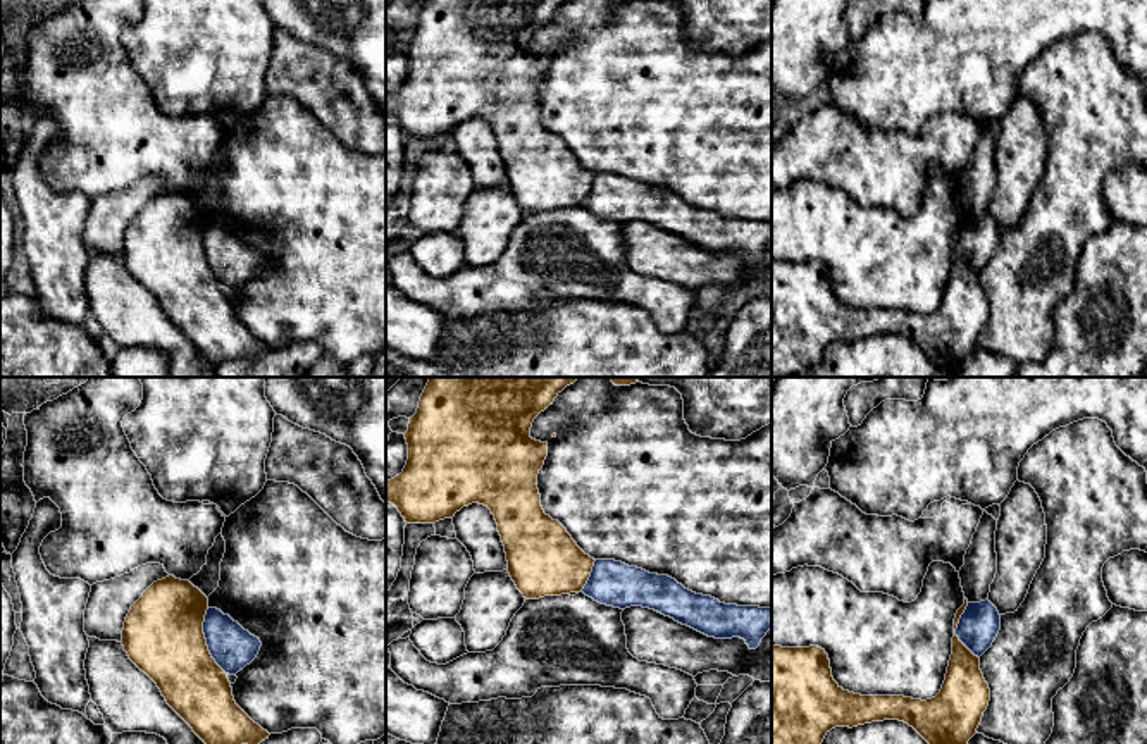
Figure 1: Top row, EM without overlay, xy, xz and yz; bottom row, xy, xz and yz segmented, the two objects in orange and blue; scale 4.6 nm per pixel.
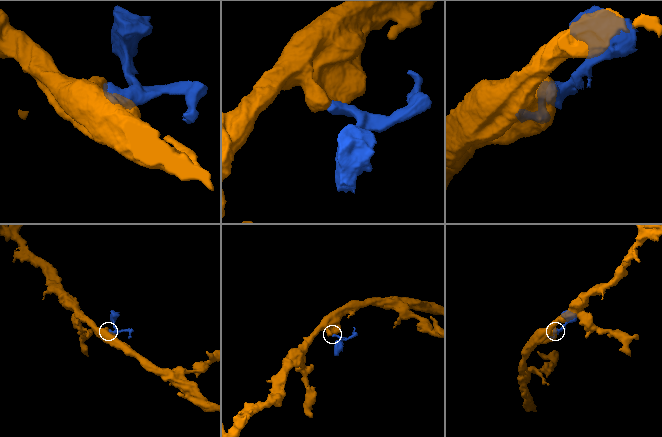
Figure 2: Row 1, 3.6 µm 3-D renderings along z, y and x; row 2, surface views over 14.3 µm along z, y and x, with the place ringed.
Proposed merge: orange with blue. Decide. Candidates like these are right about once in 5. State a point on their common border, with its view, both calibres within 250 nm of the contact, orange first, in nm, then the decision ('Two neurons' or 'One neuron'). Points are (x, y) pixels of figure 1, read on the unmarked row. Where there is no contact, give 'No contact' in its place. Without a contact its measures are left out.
Touches orange at xy (205, 255). Thickness 380 nm (orange) against 200 nm. Two neurons

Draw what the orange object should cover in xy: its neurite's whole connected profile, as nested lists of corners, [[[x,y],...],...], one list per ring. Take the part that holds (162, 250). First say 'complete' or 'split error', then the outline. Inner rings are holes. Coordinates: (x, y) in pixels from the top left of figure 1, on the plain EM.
complete; [[[169,189],[153,196],[131,220],[122,245],[129,274],[160,303],[167,319],[212,363],[258,360],[269,346],[255,338],[234,315],[227,288],[212,272],[203,248],[208,212],[189,195]]]

